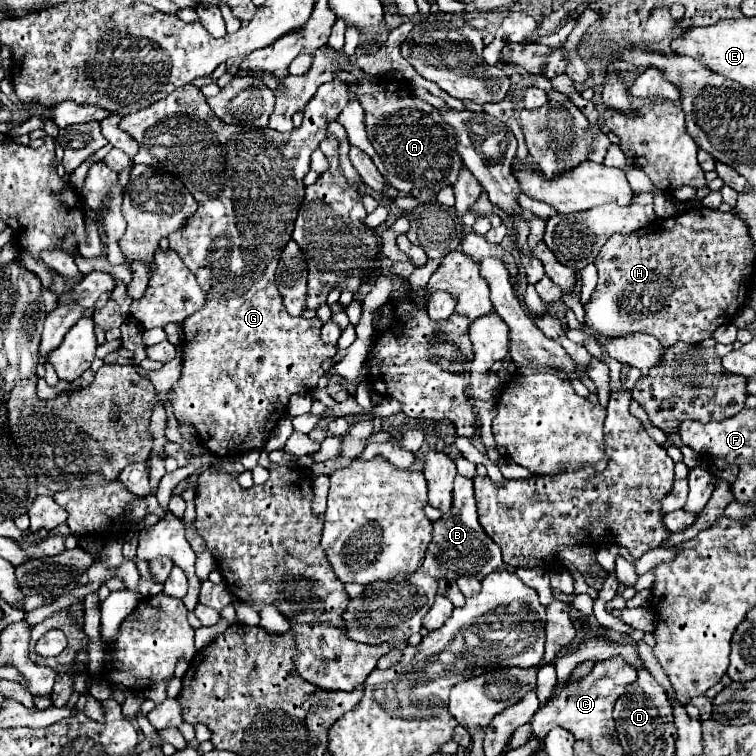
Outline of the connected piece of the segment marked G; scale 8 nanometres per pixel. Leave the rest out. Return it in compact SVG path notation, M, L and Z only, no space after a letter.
M329 81L323 83L317 93L311 97L311 101L305 105L303 109L303 125L299 129L293 129L291 133L277 133L269 127L237 127L237 125L227 125L221 123L221 119L217 119L213 115L213 111L209 111L209 105L205 101L205 95L199 91L199 87L195 85L185 85L175 89L169 97L149 105L143 111L137 111L133 115L127 115L121 119L121 129L127 131L137 143L139 143L139 163L149 165L149 167L161 167L167 173L175 175L177 179L181 179L181 183L189 189L189 193L195 197L195 201L199 203L197 213L185 223L185 227L173 235L169 235L169 247L181 257L181 261L197 275L197 281L201 283L201 287L207 293L207 301L205 307L197 313L193 313L191 317L187 317L183 321L183 333L185 333L185 341L183 341L183 373L181 379L173 385L173 393L171 393L171 403L173 403L173 411L175 417L181 425L191 425L197 431L197 437L201 441L203 447L207 447L211 453L227 457L227 455L235 455L235 453L245 453L249 449L263 449L271 429L277 425L277 421L281 417L285 417L287 411L287 401L293 393L311 393L317 387L319 377L325 373L321 369L321 363L329 357L333 357L337 353L337 347L329 347L325 343L321 343L319 333L321 333L321 321L317 317L313 319L305 319L305 317L291 317L283 305L283 297L279 295L279 289L275 285L275 269L279 263L279 257L283 253L283 247L291 241L291 233L293 233L293 223L297 219L297 211L299 205L305 197L305 185L303 185L303 177L309 171L309 157L311 153L319 147L319 143L327 137L327 121L333 121L339 111L347 105L349 101L349 89L345 83L341 81Z

